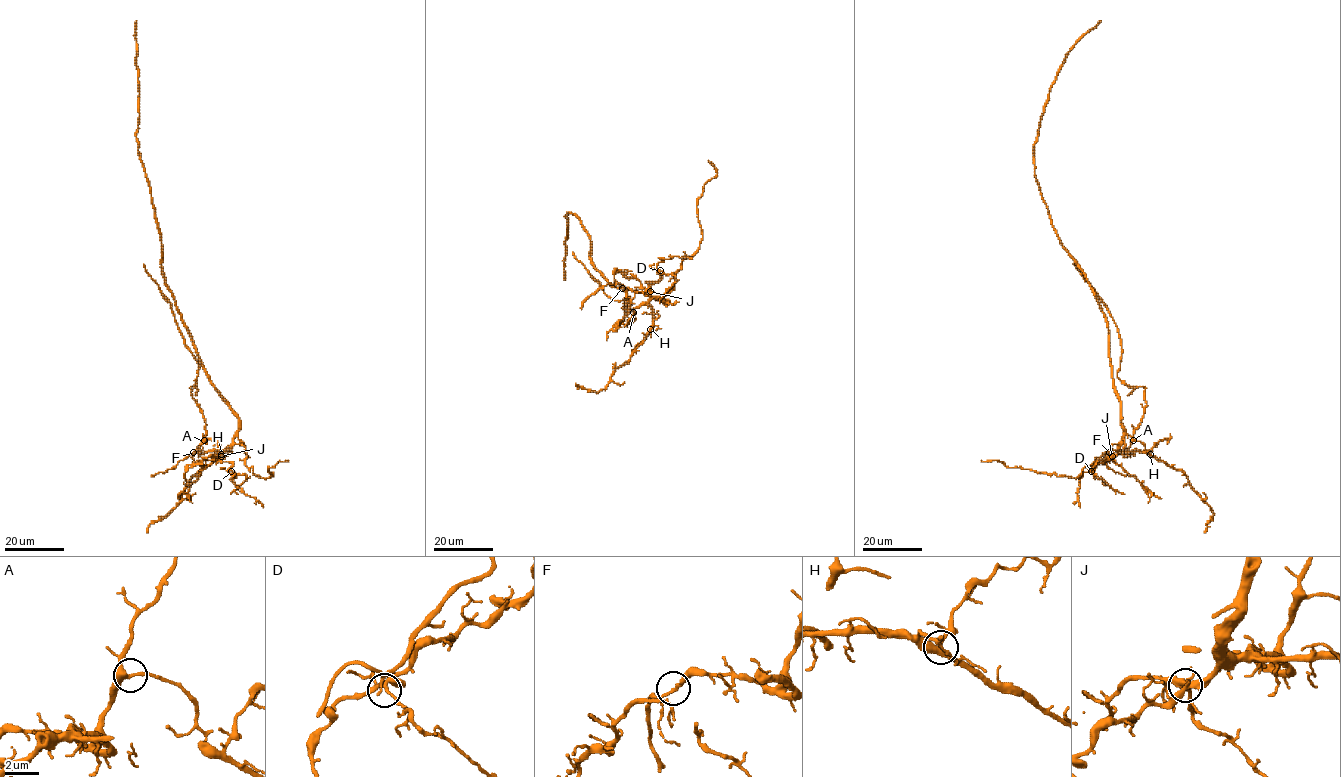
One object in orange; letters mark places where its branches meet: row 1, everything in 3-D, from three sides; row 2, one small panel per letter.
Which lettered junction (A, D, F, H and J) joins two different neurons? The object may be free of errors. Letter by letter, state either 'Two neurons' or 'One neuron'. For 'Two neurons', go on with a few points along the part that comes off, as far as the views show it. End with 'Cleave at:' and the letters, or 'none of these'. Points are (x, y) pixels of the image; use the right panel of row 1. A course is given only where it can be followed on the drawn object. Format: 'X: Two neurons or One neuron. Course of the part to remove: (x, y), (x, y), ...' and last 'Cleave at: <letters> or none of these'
A: One neuron
D: One neuron
F: One neuron
H: One neuron
J: One neuron
Cleave at: none of these

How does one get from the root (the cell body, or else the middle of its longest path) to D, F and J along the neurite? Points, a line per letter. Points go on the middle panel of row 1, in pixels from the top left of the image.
D: (628, 289), (667, 300), (667, 303), (651, 295), (650, 284), (660, 279), (660, 270)
F: (628, 289), (667, 302), (650, 298), (630, 309), (622, 288)
J: (628, 289), (667, 302), (653, 298), (650, 291)

